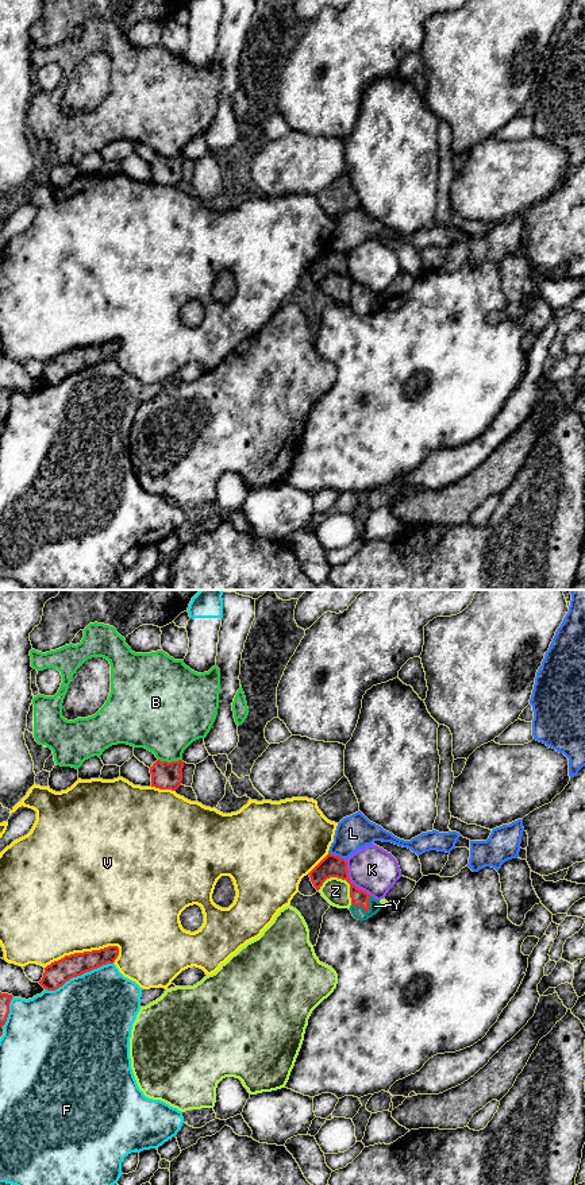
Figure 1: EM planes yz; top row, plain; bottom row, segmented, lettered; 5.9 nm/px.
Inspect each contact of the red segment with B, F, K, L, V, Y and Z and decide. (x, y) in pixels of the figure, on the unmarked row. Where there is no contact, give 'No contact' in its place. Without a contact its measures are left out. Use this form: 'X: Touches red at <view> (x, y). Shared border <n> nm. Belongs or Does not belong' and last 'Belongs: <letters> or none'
B: Touches red at yz (169, 158). Shared border 140 nm. Does not belong
F: Touches red at yz (79, 370). Shared border 440 nm. Does not belong
K: Touches red at yz (349, 276). Shared border 260 nm. Does not belong
L: Touches red at yz (337, 251). Shared border 120 nm. Does not belong
V: Touches red at yz (81, 348). Shared border 460 nm. Does not belong
Y: Touches red at yz (365, 307). Shared border 130 nm. Belongs
Z: Touches red at yz (343, 274). Shared border 220 nm. Does not belong
Belongs: Y

